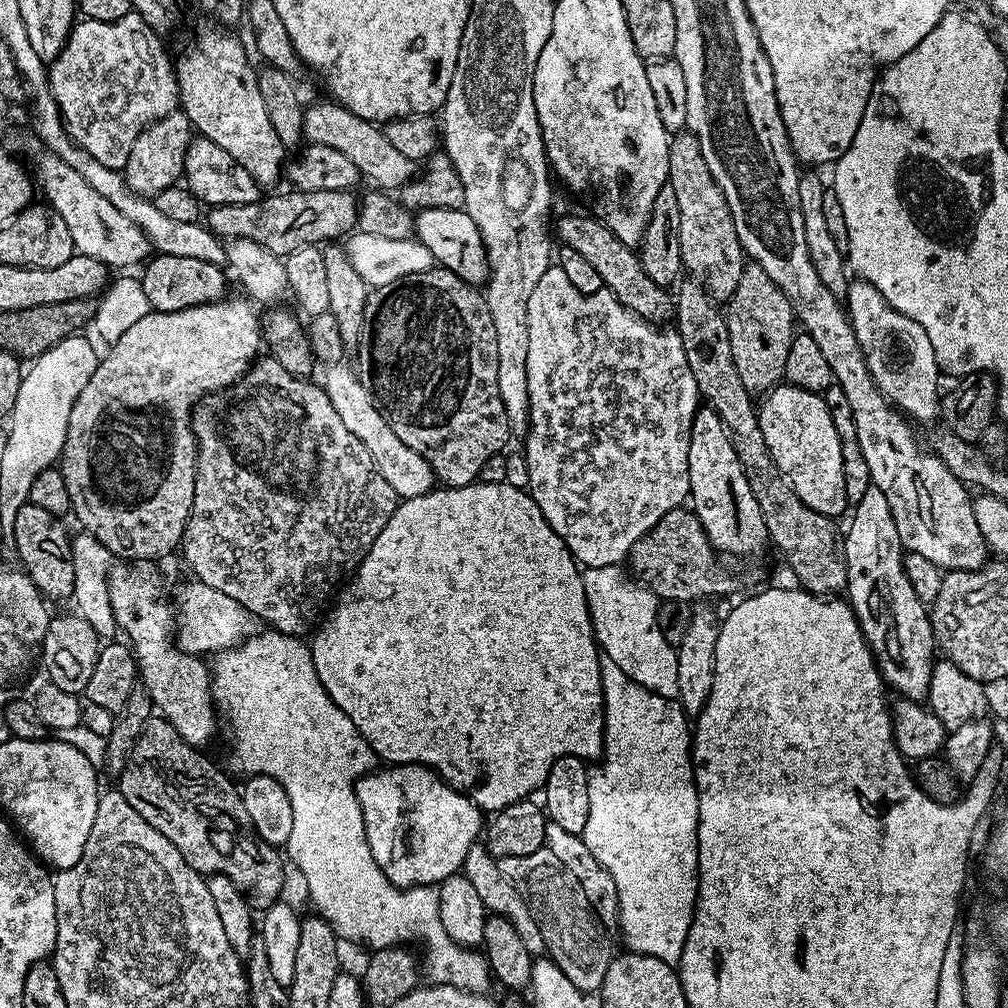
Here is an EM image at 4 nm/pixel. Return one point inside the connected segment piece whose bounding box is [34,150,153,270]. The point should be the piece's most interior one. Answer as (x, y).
(97, 229)

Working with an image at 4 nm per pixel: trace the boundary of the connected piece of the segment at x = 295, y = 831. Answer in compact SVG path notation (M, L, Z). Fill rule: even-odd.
M264 630L261 631L259 634L255 636L249 636L247 640L243 641L239 646L233 646L231 648L226 648L220 651L217 651L215 653L214 659L216 661L211 661L210 664L210 671L212 674L212 702L213 705L218 709L219 715L221 717L224 716L226 719L228 719L228 728L230 731L232 731L232 752L234 755L236 755L236 764L238 767L241 768L242 771L244 771L244 774L251 774L253 776L272 776L276 779L277 782L282 786L282 790L286 790L286 798L290 798L290 810L294 810L294 826L290 830L290 838L288 839L287 845L286 845L286 851L288 851L287 859L290 861L292 859L292 864L294 867L297 868L298 871L300 871L300 876L302 879L304 879L304 884L306 887L308 887L308 896L310 899L312 899L312 904L315 909L315 911L318 913L318 915L324 919L329 926L331 926L336 933L337 937L341 941L345 940L353 940L356 944L369 944L369 949L375 950L380 948L390 948L394 947L396 945L407 945L409 942L407 940L424 940L424 944L426 947L428 947L428 953L425 954L424 960L422 956L422 968L423 971L426 973L428 971L428 976L433 985L437 984L452 984L455 988L466 988L470 992L478 992L483 993L485 991L484 988L488 984L488 980L490 981L490 969L488 966L488 961L485 959L483 955L479 951L473 950L471 947L465 947L461 946L456 943L455 940L453 940L452 935L448 933L446 930L446 926L442 924L442 918L440 917L440 892L437 891L435 887L429 886L427 884L417 884L415 888L399 888L398 885L392 884L391 881L388 880L386 874L381 870L381 868L378 866L378 862L374 858L374 854L370 850L370 846L368 845L368 839L366 838L366 830L364 829L364 815L362 814L362 810L360 809L360 803L358 802L358 798L356 797L356 784L360 781L361 776L369 775L373 771L372 768L375 766L375 764L378 764L378 757L375 752L373 752L372 748L364 741L363 734L358 731L358 729L354 726L354 722L350 722L350 718L348 715L343 712L343 710L340 709L336 703L330 698L330 694L325 690L325 688L322 686L322 682L318 678L318 674L314 670L314 662L312 661L312 653L310 651L309 645L305 643L303 639L294 637L294 636L286 636L282 632L278 632L275 630Z

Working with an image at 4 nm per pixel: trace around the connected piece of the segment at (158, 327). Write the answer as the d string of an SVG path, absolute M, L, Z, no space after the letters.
M225 298L215 304L199 304L186 310L177 312L158 312L151 310L144 318L139 319L130 330L110 344L108 353L103 353L97 369L94 370L93 377L83 387L74 402L73 409L70 410L69 425L66 426L66 438L64 449L59 456L58 467L62 478L66 478L66 490L70 494L72 503L71 515L76 515L79 527L88 532L106 550L112 553L113 557L122 559L124 562L152 562L159 556L168 556L172 551L181 547L184 539L184 528L188 524L188 515L192 513L192 503L194 502L194 486L196 485L196 458L198 455L198 445L196 443L196 432L193 429L183 428L180 424L167 424L164 421L163 408L189 409L189 401L195 400L202 392L210 388L220 387L225 381L230 381L234 376L243 377L250 365L257 359L256 351L261 350L262 343L256 338L256 330L261 326L258 314L247 304L249 301L231 300Z

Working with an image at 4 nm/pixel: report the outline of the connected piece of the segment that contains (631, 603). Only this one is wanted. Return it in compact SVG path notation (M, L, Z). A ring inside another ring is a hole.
M620 564L584 568L584 593L592 619L592 632L603 655L613 660L614 666L638 686L646 686L659 696L678 697L678 662L676 648L668 645L660 629L661 601L645 586L630 575Z

